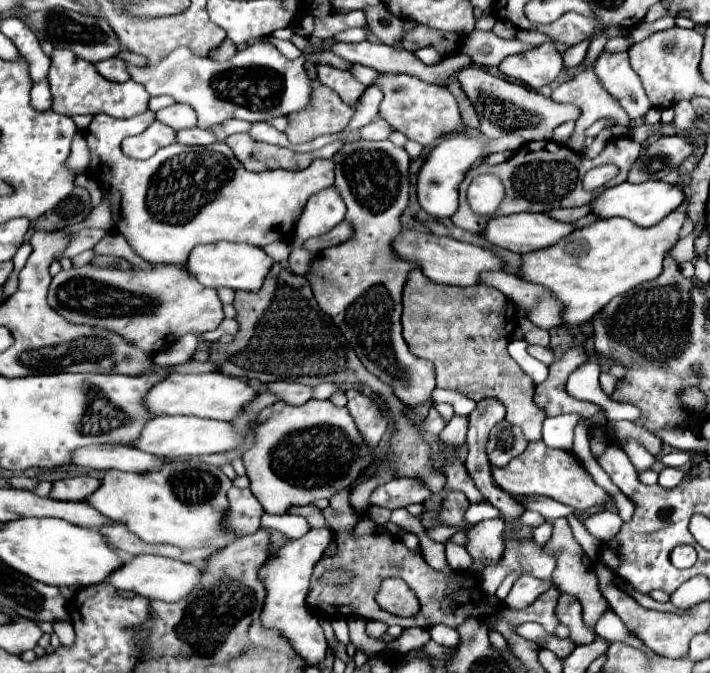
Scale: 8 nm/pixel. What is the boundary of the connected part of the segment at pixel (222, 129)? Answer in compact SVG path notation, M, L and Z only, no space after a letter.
M230 119L230 121L224 121L220 125L214 125L210 131L218 133L218 141L224 141L228 135L232 133L238 133L238 131L248 131L251 128L252 123L248 121L238 121L238 119Z

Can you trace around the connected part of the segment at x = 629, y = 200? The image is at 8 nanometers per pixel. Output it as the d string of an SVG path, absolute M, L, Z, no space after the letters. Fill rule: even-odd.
M624 181L616 187L606 189L590 205L592 205L592 211L596 215L600 215L602 219L626 217L626 219L634 221L640 227L652 227L658 221L662 221L670 211L678 209L682 201L684 201L684 191L682 191L680 185L670 185L670 183L664 183L664 181L646 181L646 183L628 183L628 181Z

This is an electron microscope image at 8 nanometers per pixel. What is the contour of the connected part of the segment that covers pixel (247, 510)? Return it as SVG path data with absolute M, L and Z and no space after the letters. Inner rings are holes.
M232 487L228 491L228 501L230 501L230 511L226 517L226 525L238 537L256 533L260 527L260 517L264 515L264 509L260 501L252 495L252 491Z

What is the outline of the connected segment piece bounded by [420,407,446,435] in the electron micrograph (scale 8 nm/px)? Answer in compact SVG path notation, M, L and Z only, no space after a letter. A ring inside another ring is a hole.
M430 407L428 409L428 415L426 415L426 419L422 421L422 425L420 425L420 429L422 431L428 431L428 433L432 433L432 435L438 435L442 429L444 429L444 419L440 417L440 413L436 411L436 407Z

